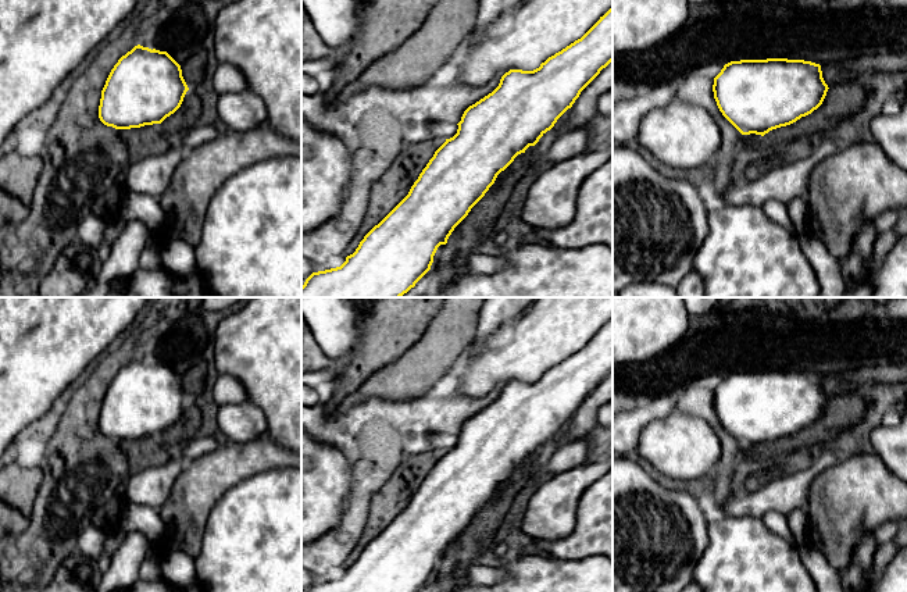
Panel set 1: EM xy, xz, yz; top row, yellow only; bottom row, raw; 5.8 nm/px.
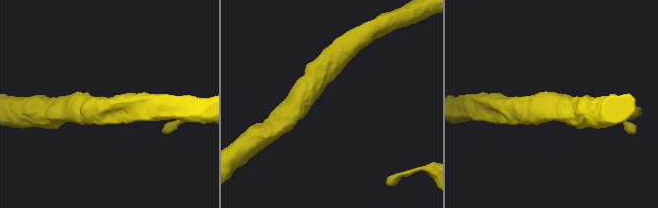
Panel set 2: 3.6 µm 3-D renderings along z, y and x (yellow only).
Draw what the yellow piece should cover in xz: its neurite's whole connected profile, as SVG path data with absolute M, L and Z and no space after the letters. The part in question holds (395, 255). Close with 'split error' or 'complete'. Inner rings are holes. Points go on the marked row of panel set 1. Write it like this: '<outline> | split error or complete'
M613 7L578 40L533 71L510 69L499 86L469 106L457 133L435 151L408 195L336 268L313 272L301 297L401 297L431 270L433 256L514 158L535 146L613 61Z | complete

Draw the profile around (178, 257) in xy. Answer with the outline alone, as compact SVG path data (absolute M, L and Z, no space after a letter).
M169 239L158 246L163 265L175 278L186 278L196 271L196 250L182 239Z

